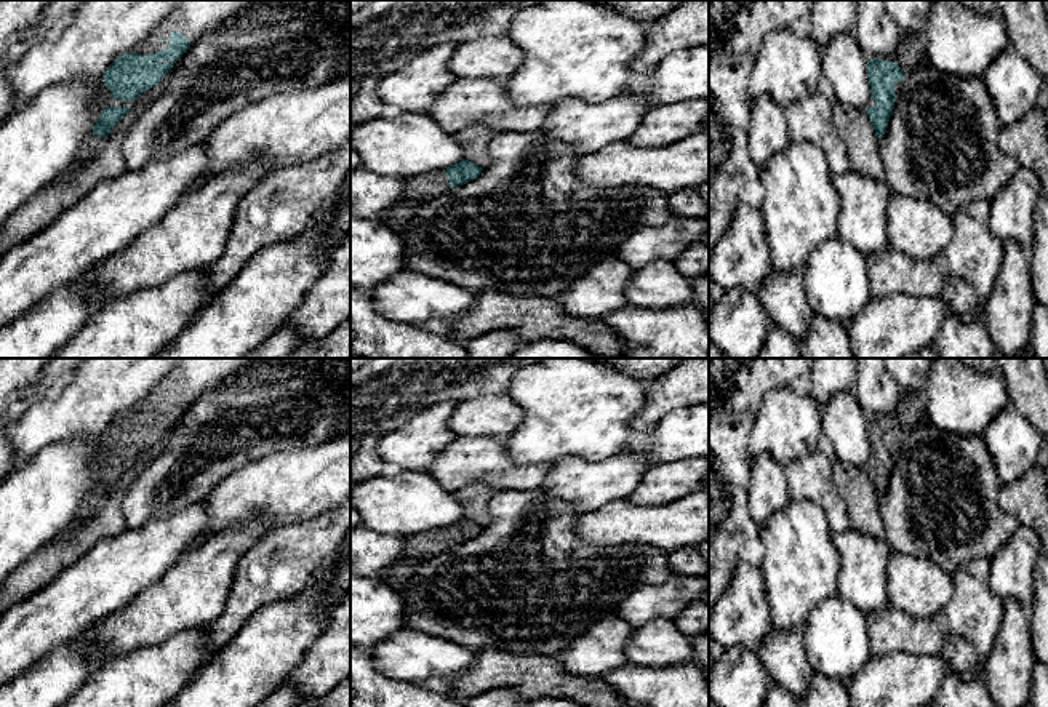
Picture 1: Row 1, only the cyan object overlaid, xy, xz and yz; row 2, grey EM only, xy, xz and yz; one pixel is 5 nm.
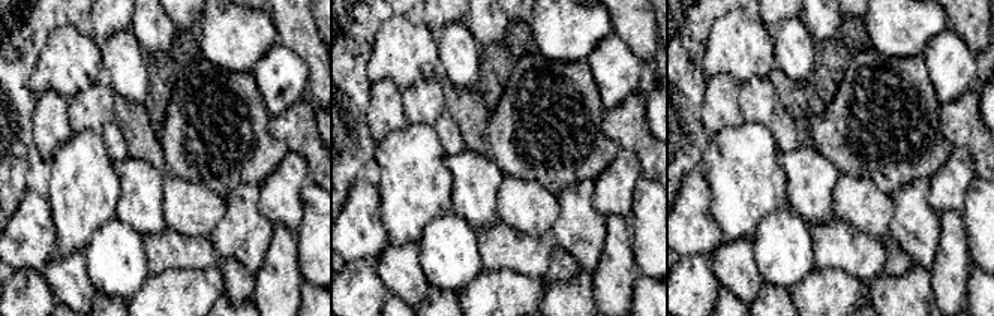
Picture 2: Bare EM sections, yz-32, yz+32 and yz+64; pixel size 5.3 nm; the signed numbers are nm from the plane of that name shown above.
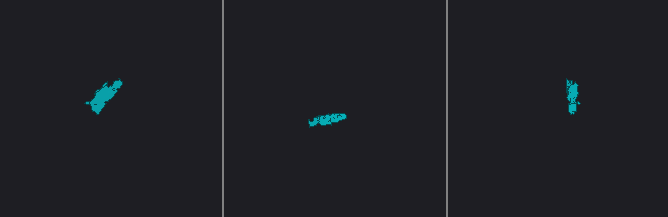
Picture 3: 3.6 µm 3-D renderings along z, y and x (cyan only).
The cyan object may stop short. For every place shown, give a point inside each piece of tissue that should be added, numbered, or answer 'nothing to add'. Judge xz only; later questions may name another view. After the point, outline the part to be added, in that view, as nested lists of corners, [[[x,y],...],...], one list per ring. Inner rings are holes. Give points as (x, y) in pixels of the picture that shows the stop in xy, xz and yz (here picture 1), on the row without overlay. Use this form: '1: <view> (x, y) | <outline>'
1: xz (436, 541) | [[[434,528],[430,531],[406,537],[403,557],[424,560],[446,550],[450,550],[446,528]]]

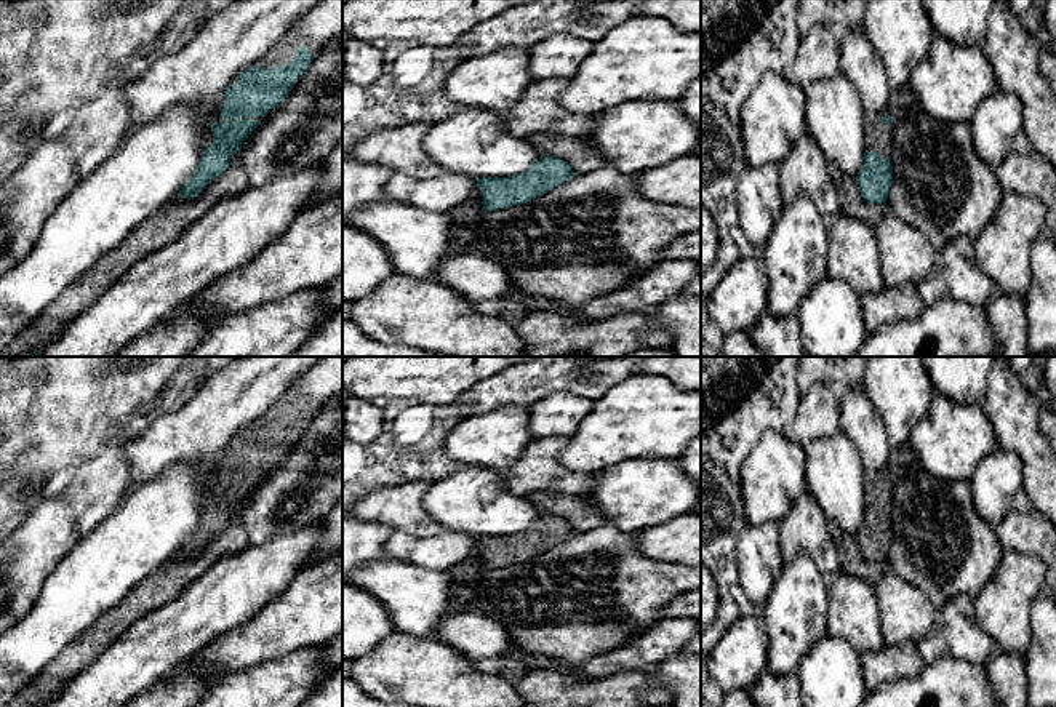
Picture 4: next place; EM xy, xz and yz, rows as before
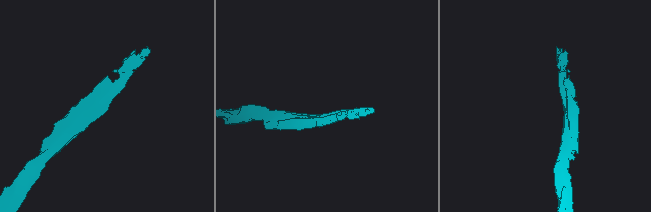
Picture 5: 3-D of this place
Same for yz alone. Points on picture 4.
1: yz (879, 495) | [[[866,472],[866,507],[869,510],[877,510],[882,517],[891,517],[893,486],[882,480],[885,475],[885,472]]]

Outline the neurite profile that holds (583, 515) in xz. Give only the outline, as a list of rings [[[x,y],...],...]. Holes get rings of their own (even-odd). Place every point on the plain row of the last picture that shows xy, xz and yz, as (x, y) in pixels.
[[[538,491],[530,501],[542,515],[565,518],[571,525],[574,534],[587,533],[605,523],[603,515],[586,494],[557,496],[550,491]]]

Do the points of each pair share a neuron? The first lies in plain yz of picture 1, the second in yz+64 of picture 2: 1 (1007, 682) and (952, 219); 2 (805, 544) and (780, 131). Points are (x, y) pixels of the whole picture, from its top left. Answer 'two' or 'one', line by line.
1: one
2: two

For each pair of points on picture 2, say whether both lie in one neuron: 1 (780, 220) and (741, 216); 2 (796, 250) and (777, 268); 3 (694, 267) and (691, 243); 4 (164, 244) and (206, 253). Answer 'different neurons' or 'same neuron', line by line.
1: different neurons
2: same neuron
3: different neurons
4: same neuron

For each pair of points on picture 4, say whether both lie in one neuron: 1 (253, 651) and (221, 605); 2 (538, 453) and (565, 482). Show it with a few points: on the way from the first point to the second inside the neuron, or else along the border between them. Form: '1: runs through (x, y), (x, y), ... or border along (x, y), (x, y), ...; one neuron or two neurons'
1: border along (266, 603), (247, 621), (204, 647); two neurons
2: runs through (543, 459), (559, 475); one neuron

